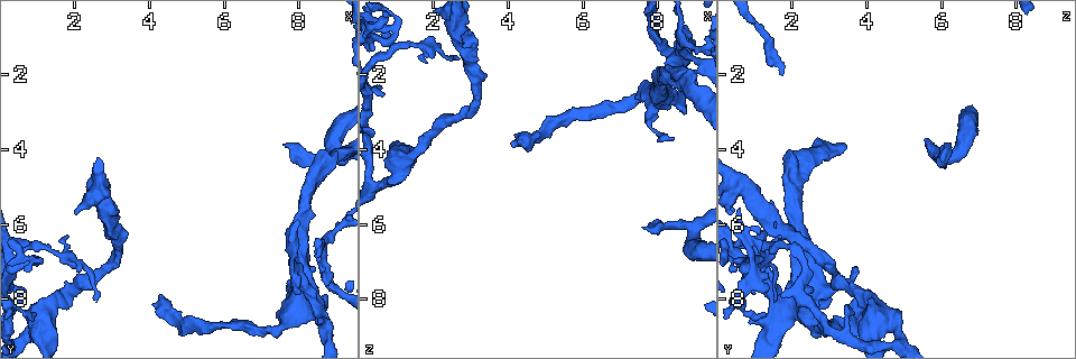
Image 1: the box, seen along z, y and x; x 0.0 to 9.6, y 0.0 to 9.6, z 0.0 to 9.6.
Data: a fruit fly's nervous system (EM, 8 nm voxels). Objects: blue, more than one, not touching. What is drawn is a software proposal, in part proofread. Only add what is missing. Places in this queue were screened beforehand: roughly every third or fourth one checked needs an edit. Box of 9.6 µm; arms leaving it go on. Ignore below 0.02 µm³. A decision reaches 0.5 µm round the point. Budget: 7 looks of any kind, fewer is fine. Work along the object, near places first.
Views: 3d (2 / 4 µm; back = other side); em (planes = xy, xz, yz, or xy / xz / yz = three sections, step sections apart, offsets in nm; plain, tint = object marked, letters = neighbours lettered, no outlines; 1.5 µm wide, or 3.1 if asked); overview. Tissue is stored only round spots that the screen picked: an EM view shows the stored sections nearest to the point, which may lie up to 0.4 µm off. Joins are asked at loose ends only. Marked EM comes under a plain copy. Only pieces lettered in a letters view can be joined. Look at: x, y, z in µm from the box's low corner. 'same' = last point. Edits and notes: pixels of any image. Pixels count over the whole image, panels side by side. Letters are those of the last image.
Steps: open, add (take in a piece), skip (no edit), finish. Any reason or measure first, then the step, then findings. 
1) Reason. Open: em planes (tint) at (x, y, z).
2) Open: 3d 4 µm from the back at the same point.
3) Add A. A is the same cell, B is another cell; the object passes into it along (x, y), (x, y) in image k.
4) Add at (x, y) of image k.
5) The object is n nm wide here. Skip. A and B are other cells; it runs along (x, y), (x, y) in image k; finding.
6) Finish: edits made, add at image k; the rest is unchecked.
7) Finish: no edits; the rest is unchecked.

Thin end. Open: 3d 4 µm from the back at (8.75, 7.65, 0.70).

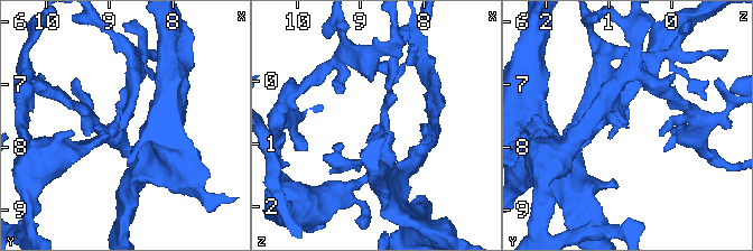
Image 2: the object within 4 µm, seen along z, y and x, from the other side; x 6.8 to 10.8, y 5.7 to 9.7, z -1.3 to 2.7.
Shape alone is not enough. Open: em xz step 4 (tint) at (8.75, 7.60, 0.70).

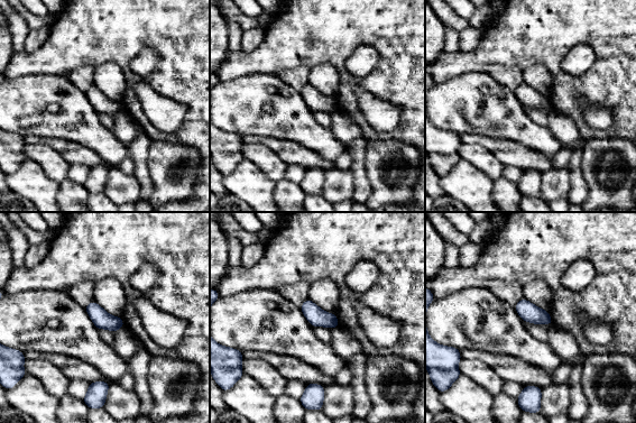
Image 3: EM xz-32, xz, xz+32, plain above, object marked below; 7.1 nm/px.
Cut it another way. Open: em planes (letters) at the same point.

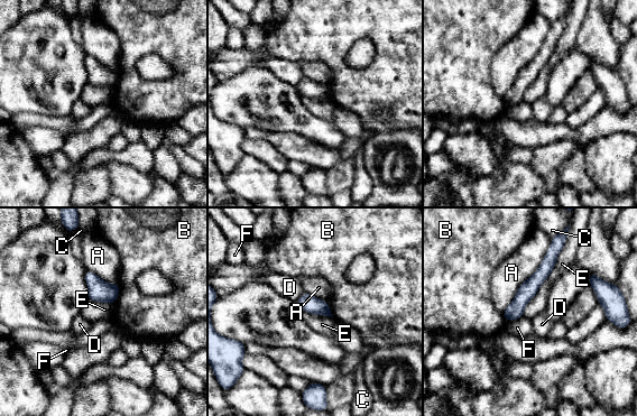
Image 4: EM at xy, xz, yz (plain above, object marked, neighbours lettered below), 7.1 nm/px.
The longest contact is with A, 550 nm. Skip. A, B, C, D, E and F are other cells; it runs along (547, 264), (509, 317) in image 4; no lettered piece goes on from it.

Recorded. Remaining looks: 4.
An open end. Open: 3d 4 µm at (4.10, 8.20, 3.95).

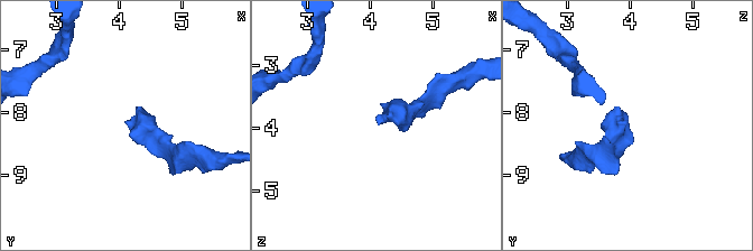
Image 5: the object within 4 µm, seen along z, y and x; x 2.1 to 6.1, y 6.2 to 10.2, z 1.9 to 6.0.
Open: em planes (letters) at (4.15, 8.15, 3.95).

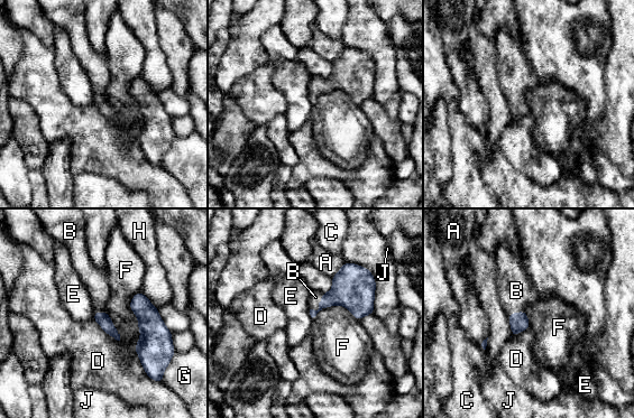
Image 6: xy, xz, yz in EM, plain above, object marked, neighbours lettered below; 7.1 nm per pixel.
Add B. B is the same cell, A, C, D, E, F, G, H and J are other cells; the object passes into it along (349, 289), (319, 305), (315, 297) in image 6; it goes on there.

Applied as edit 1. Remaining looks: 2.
Branch stops here. Open: em xz step 8 (letters) at (1.00, 8.40, 1.25).

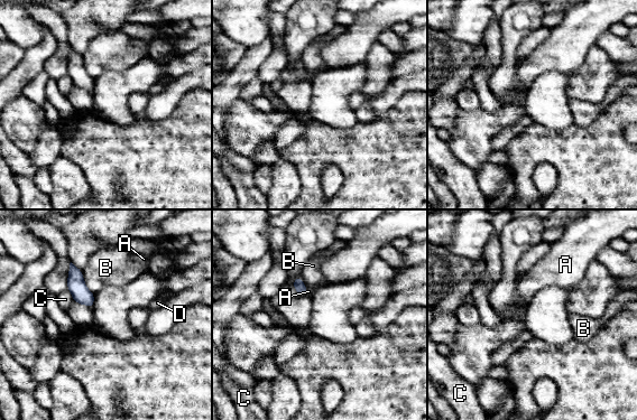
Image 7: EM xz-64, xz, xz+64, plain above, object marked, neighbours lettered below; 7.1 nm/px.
Skip. A, B, C and D are other cells; a border runs along (81, 270), (85, 286), (93, 294) in image 7; no lettered piece goes on from it.

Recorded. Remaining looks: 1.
Finish: edits made, add at image 6; the rest is unchecked.

